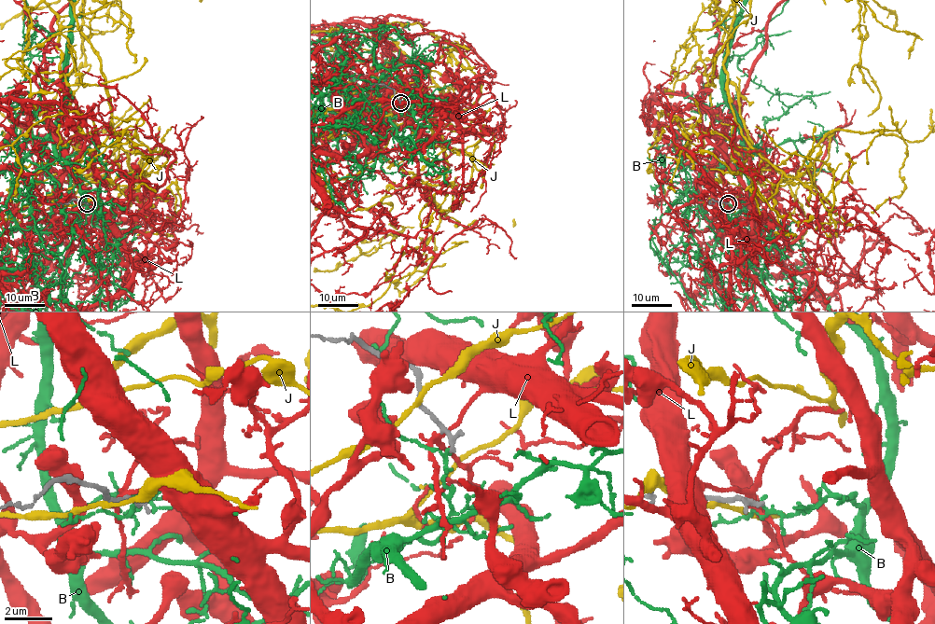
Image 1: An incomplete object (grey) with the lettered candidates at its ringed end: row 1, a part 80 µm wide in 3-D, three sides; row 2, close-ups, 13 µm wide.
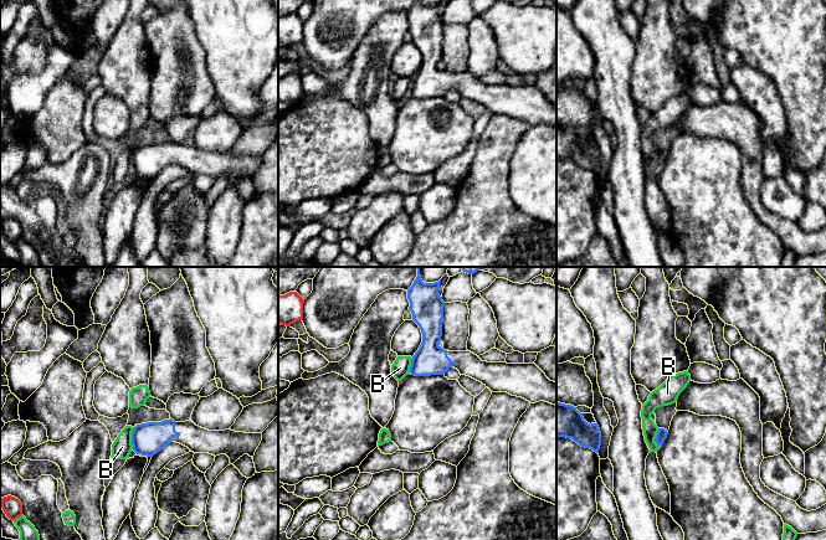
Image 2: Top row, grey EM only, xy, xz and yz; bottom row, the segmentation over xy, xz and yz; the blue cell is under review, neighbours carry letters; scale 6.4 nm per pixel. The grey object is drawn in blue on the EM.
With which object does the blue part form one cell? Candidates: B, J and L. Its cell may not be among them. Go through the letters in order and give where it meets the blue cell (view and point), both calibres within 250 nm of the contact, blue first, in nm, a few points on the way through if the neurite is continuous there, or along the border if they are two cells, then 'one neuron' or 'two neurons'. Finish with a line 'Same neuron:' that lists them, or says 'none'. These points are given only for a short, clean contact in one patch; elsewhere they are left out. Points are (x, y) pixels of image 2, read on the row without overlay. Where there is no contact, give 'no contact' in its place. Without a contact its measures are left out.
B: contact xy (132, 160); calibres 200 and 130 nm; border xy (133, 149), (132, 170); two neurons
J: no contact; two neurons
L: no contact; two neurons
Same neuron: none

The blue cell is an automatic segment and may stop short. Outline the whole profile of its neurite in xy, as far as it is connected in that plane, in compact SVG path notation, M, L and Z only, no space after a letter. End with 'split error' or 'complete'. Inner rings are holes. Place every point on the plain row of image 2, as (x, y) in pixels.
M191 142L175 144L148 144L137 146L132 154L133 173L137 176L153 179L171 164L188 169L194 175L212 178L226 176L234 186L243 176L252 181L262 163L262 155L245 155L229 151L209 153L196 148Z; split error

